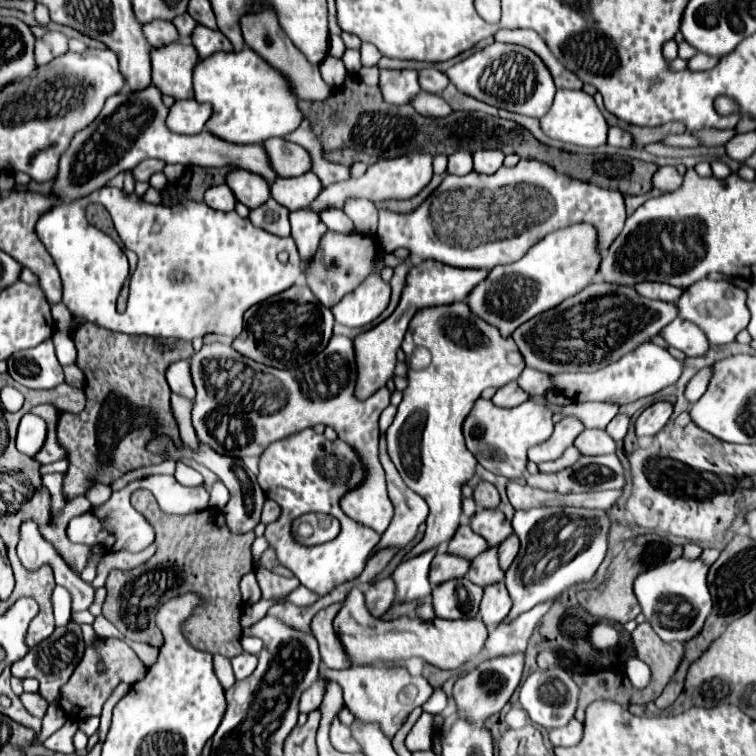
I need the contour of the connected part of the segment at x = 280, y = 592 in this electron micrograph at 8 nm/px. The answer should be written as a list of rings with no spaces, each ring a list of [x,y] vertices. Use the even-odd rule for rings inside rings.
[[[265,568],[257,570],[257,582],[261,586],[261,592],[263,592],[263,598],[279,598],[279,596],[287,596],[291,590],[295,590],[300,585],[299,580],[292,576],[285,578],[283,576],[277,576]]]

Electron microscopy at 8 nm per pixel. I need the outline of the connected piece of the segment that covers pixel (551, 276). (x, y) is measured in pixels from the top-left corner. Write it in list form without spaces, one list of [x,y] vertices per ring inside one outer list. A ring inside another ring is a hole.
[[[575,224],[547,234],[531,246],[521,260],[507,266],[495,266],[487,278],[471,290],[465,302],[475,316],[491,326],[497,326],[503,336],[509,336],[527,320],[559,306],[565,298],[591,284],[597,276],[599,260],[601,258],[595,248],[595,228],[589,224]]]

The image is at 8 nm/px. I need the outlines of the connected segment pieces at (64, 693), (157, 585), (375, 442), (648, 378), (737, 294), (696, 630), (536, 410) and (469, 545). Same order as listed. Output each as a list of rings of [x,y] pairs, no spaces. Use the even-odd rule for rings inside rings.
[[[97,637],[95,644],[85,649],[83,664],[75,668],[71,680],[61,688],[59,706],[73,720],[85,720],[91,716],[101,716],[101,708],[117,684],[121,684],[121,682],[135,684],[135,682],[143,680],[145,674],[147,674],[145,664],[137,658],[137,654],[125,644],[125,641]]]
[[[211,508],[189,516],[173,516],[173,520],[165,520],[163,528],[155,530],[155,544],[159,546],[155,556],[137,570],[113,570],[107,578],[103,616],[113,622],[127,640],[147,642],[159,648],[163,644],[161,630],[155,624],[159,606],[179,594],[195,590],[205,596],[205,606],[197,608],[195,616],[185,624],[185,636],[189,642],[199,650],[207,650],[212,655],[221,654],[229,659],[241,654],[243,600],[239,582],[253,570],[251,544],[255,534],[249,532],[243,536],[231,536],[223,514]],[[143,590],[145,594],[141,594]]]
[[[333,336],[327,348],[315,356],[305,368],[277,370],[255,360],[249,360],[225,344],[207,344],[191,358],[191,376],[197,388],[197,398],[193,406],[193,428],[197,438],[211,450],[223,456],[245,458],[261,456],[263,450],[295,432],[311,428],[315,424],[333,426],[341,440],[351,444],[363,462],[367,464],[369,476],[363,488],[357,492],[347,492],[341,500],[341,508],[355,522],[373,528],[383,534],[393,518],[393,508],[389,500],[385,472],[379,461],[379,416],[389,406],[391,390],[377,390],[367,400],[355,396],[357,364],[353,342],[347,336]],[[277,392],[287,392],[285,404],[277,412],[269,412],[273,406],[273,396]],[[247,434],[251,434],[249,442]]]
[[[645,342],[639,348],[635,348],[633,352],[625,354],[617,362],[611,362],[597,372],[559,374],[559,376],[553,376],[553,384],[563,396],[567,396],[575,402],[609,402],[611,400],[617,406],[623,406],[623,404],[635,402],[639,398],[651,396],[667,386],[673,386],[679,380],[681,372],[683,372],[683,362],[675,360],[669,352],[663,352],[663,348]]]
[[[699,280],[691,288],[683,290],[681,298],[675,302],[677,316],[697,324],[709,338],[709,344],[729,344],[735,336],[747,328],[750,312],[746,308],[747,294],[729,282],[713,282],[713,280]]]
[[[679,558],[679,560],[673,560],[671,564],[661,564],[659,568],[651,568],[647,572],[643,572],[643,576],[639,576],[639,580],[635,580],[635,596],[641,604],[641,610],[661,640],[689,642],[691,638],[701,634],[701,630],[707,622],[707,616],[711,612],[711,606],[713,606],[713,600],[711,600],[711,594],[707,588],[707,570],[709,568],[701,560]]]
[[[479,398],[471,410],[471,416],[467,416],[463,424],[463,434],[467,448],[483,468],[515,480],[525,476],[527,450],[551,438],[555,426],[551,418],[553,410],[547,406],[547,402],[535,402],[533,398],[515,408],[497,408],[491,400]]]
[[[467,524],[459,526],[459,530],[455,532],[453,540],[447,546],[449,554],[461,556],[461,558],[465,558],[469,562],[475,560],[479,554],[483,554],[485,550],[489,550],[489,544],[479,534],[475,534]]]

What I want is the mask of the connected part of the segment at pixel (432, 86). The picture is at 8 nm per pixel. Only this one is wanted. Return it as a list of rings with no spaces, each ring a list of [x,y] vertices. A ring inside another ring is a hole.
[[[435,68],[421,70],[419,72],[419,82],[423,84],[423,90],[429,92],[429,94],[441,94],[449,86],[447,76],[443,72],[435,70]]]

